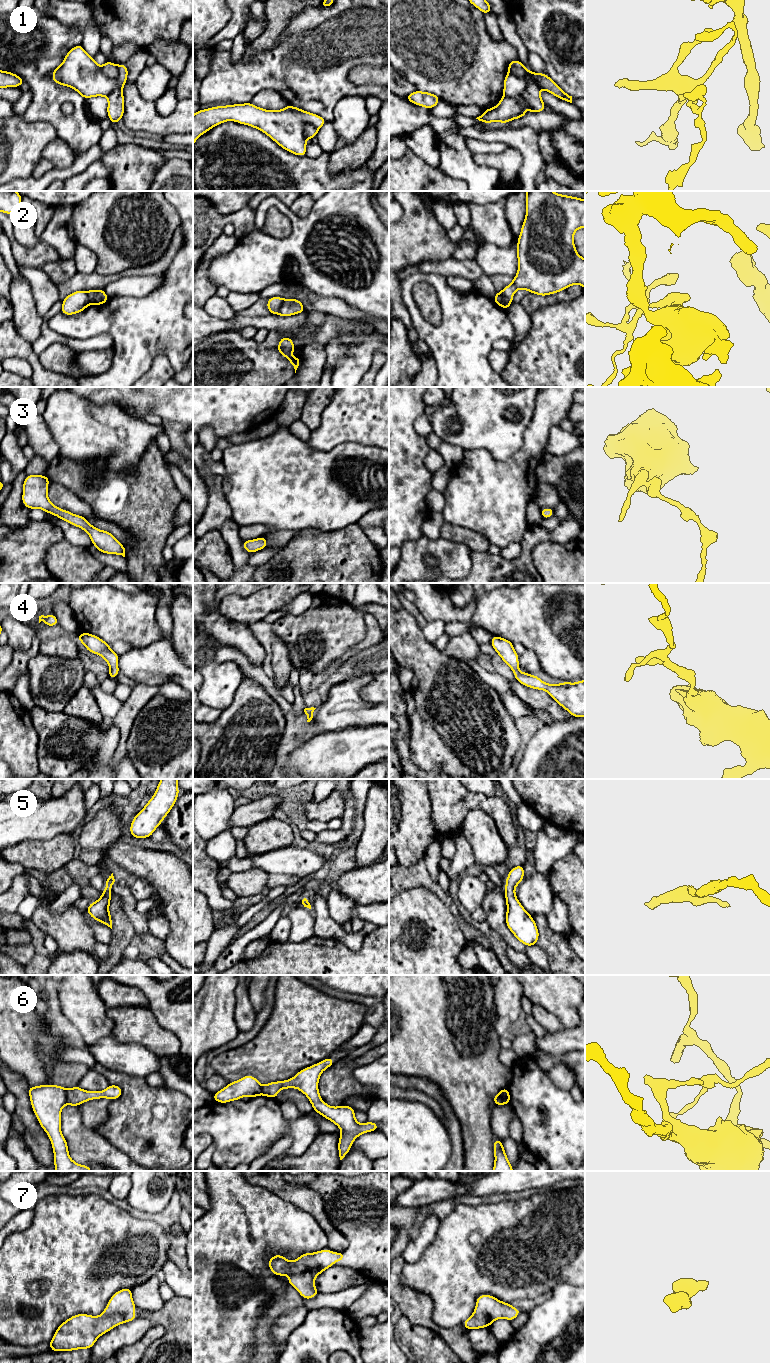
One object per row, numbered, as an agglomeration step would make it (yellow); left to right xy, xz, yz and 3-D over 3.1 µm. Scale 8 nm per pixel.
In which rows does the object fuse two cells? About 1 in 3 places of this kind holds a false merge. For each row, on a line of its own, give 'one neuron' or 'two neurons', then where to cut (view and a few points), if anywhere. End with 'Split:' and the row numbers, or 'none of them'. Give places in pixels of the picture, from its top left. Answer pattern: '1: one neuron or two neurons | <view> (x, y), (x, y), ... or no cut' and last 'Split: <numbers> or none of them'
1: two neurons | yz (526, 79), (526, 87), (519, 95), (504, 96)
2: two neurons | yz (498, 292), (503, 297), (503, 302), (508, 306)
3: one neuron | no cut
4: one neuron | no cut
5: one neuron | no cut
6: two neurons | xy (65, 1089), (67, 1103)
7: one neuron | no cut
Split: 1, 2, 6

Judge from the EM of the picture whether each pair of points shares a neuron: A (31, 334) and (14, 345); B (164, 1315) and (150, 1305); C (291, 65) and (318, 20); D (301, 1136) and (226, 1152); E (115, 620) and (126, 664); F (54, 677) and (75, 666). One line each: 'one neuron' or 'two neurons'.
A: two neurons
B: two neurons
C: one neuron
D: one neuron
E: two neurons
F: one neuron

